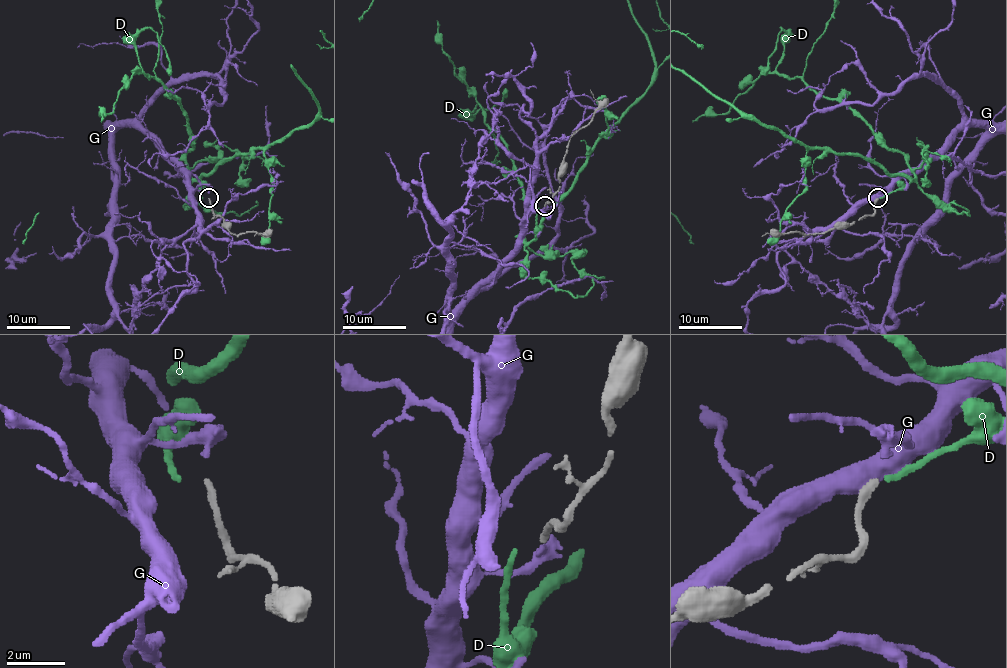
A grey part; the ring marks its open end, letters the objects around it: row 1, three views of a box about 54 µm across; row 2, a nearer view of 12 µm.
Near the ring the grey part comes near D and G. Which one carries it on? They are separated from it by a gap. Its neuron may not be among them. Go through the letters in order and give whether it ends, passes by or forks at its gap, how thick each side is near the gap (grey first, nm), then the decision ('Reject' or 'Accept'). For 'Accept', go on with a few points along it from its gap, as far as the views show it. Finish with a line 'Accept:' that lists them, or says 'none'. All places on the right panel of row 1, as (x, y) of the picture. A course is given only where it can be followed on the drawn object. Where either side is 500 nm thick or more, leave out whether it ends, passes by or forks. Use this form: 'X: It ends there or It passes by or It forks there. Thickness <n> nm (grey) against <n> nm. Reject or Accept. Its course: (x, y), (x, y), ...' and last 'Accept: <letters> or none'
D: It ends there. Thickness 240 nm (grey) against 200 nm. Reject
G: It passes by. Thickness 240 nm (grey) against 280 nm. Reject
Accept: none

